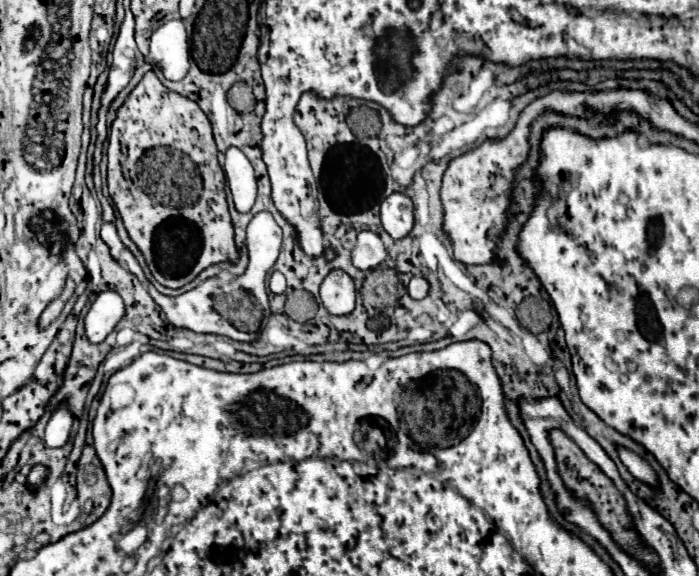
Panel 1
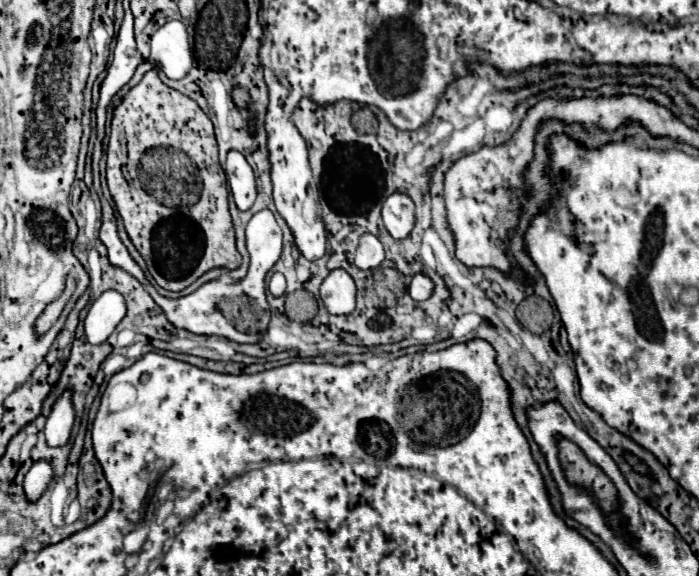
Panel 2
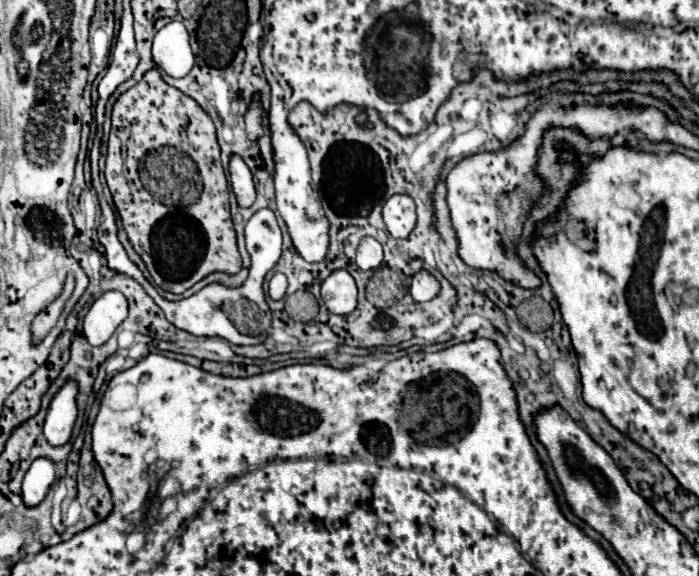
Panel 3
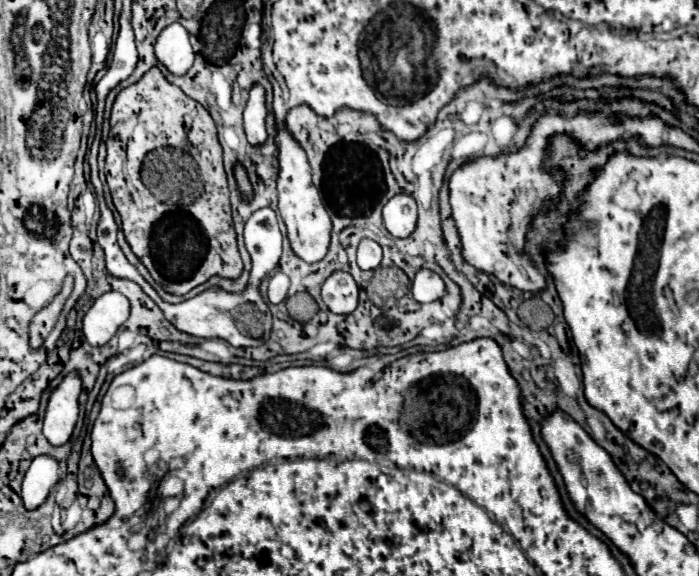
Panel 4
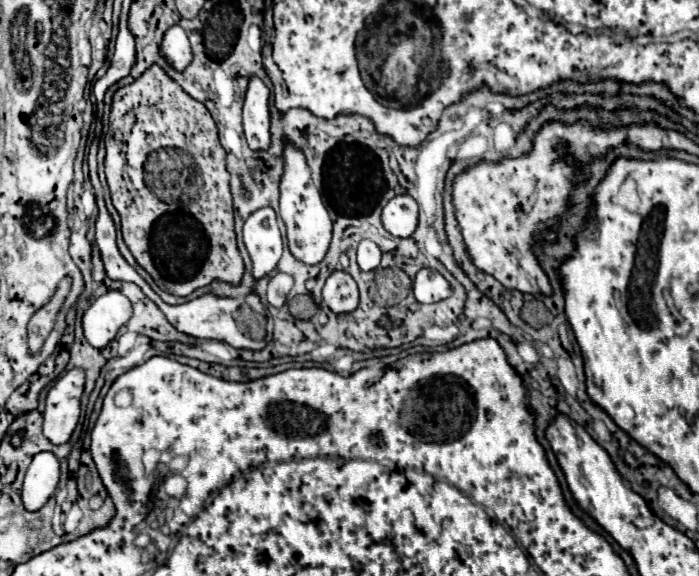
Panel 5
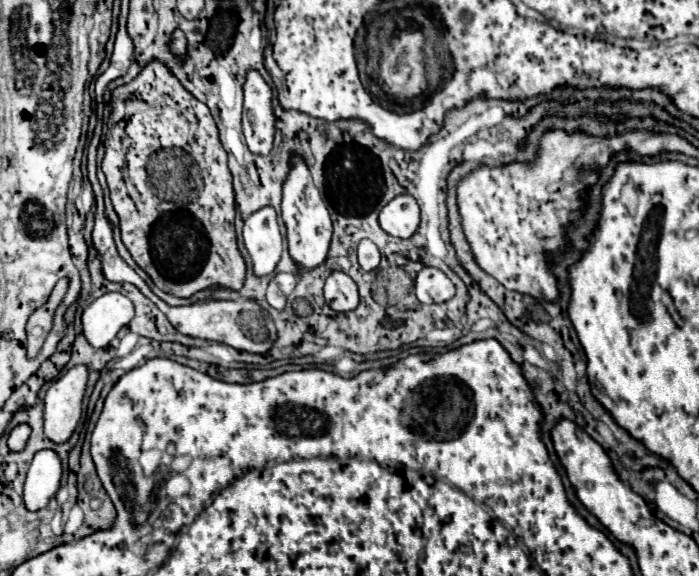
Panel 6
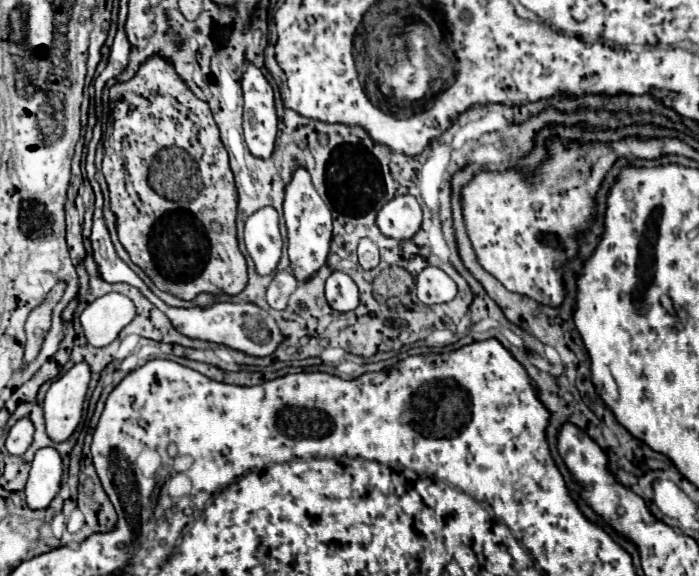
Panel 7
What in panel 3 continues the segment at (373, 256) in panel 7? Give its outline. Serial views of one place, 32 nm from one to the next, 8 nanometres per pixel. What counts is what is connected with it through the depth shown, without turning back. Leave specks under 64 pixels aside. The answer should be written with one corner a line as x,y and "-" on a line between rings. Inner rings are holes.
362,238
356,254
356,264
360,270
374,270
382,262
382,244
374,238

